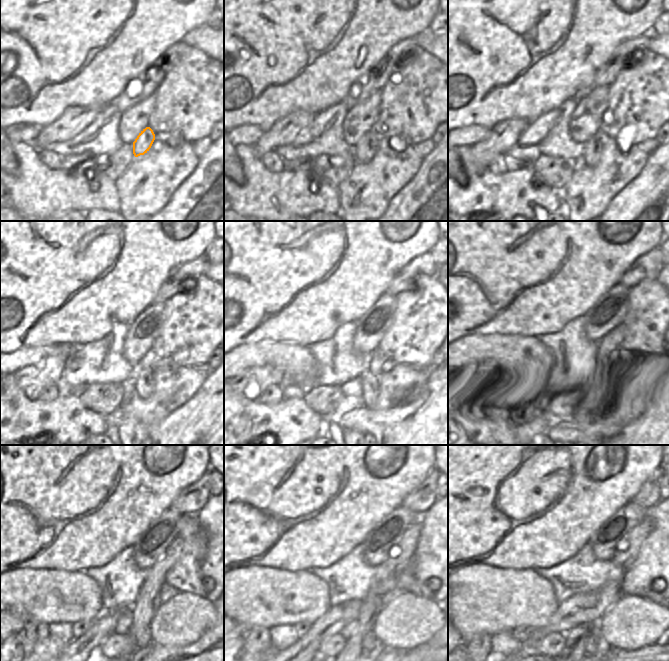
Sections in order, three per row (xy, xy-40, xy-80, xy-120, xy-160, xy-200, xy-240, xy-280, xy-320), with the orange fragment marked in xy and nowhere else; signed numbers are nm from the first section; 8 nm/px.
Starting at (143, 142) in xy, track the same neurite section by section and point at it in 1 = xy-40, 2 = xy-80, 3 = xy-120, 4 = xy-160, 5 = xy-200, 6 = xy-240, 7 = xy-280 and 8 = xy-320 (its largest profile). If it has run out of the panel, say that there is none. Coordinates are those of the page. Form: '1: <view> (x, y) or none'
1: xy-40 (366, 148)
2: xy-80 (590, 153)
3: xy-120 (143, 381)
4: xy-160 (368, 384)
5: xy-200 (591, 406)
6: xy-240 (143, 639)
7: xy-280 (368, 639)
8: xy-320 (591, 645)

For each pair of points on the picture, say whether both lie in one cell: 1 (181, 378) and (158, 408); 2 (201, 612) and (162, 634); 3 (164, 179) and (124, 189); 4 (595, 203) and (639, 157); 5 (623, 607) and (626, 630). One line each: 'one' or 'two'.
1: one
2: one
3: one
4: one
5: one

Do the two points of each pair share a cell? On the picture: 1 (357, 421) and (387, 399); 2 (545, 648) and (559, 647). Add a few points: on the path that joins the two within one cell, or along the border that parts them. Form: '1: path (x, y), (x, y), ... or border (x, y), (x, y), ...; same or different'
1: border (398, 404), (392, 407), (375, 409); different
2: path (548, 647), (556, 647); same

